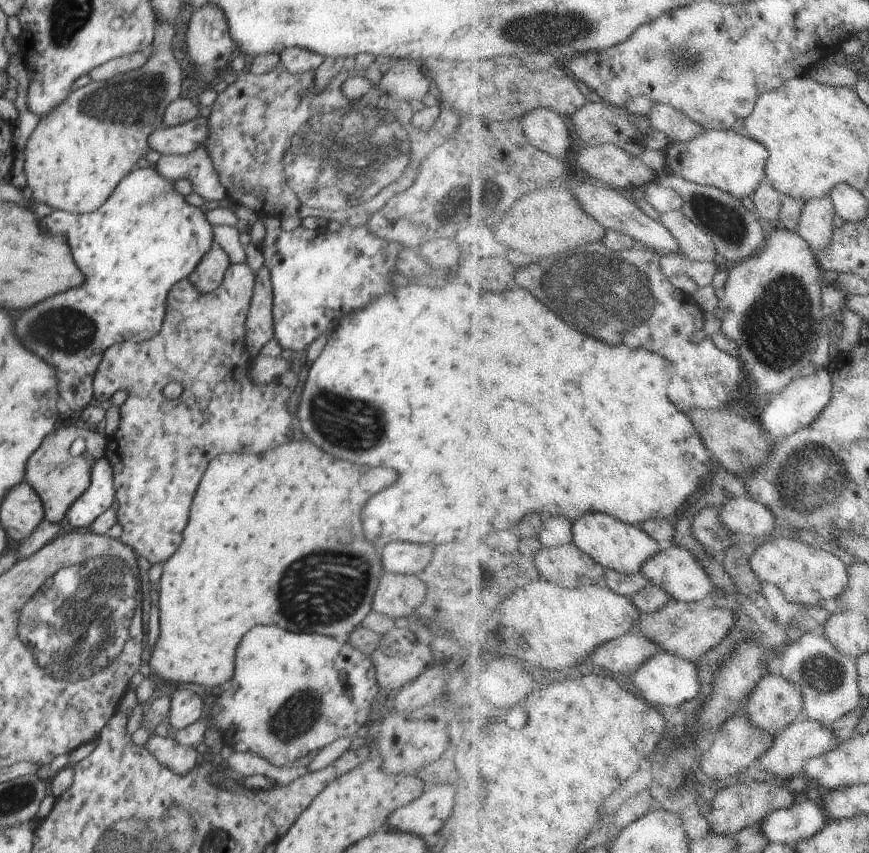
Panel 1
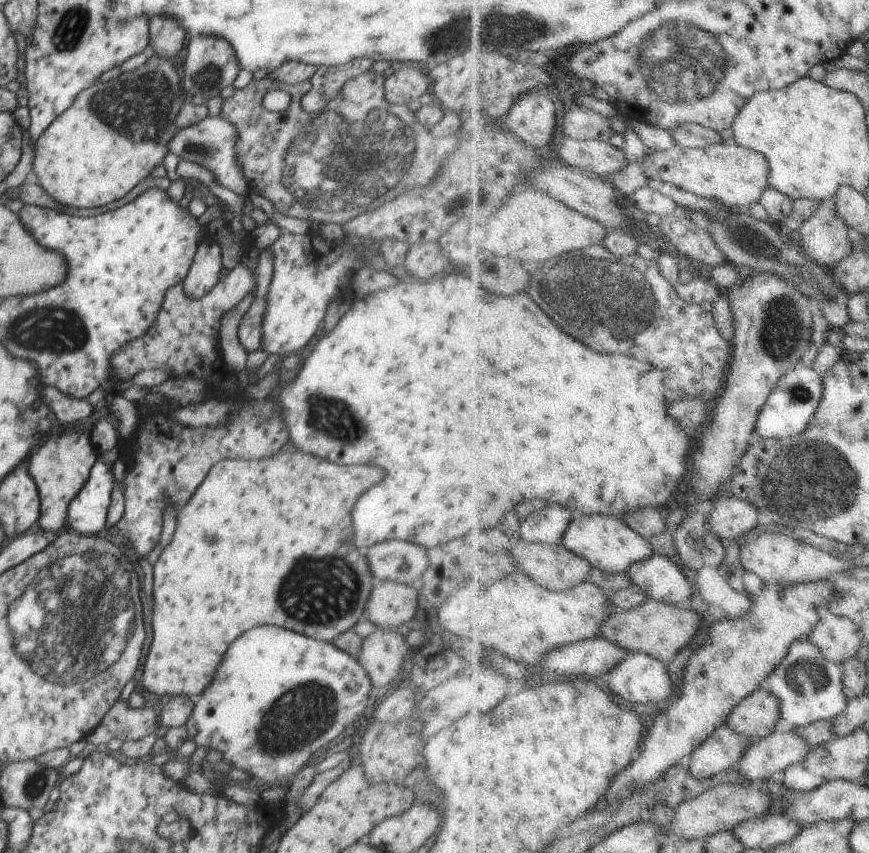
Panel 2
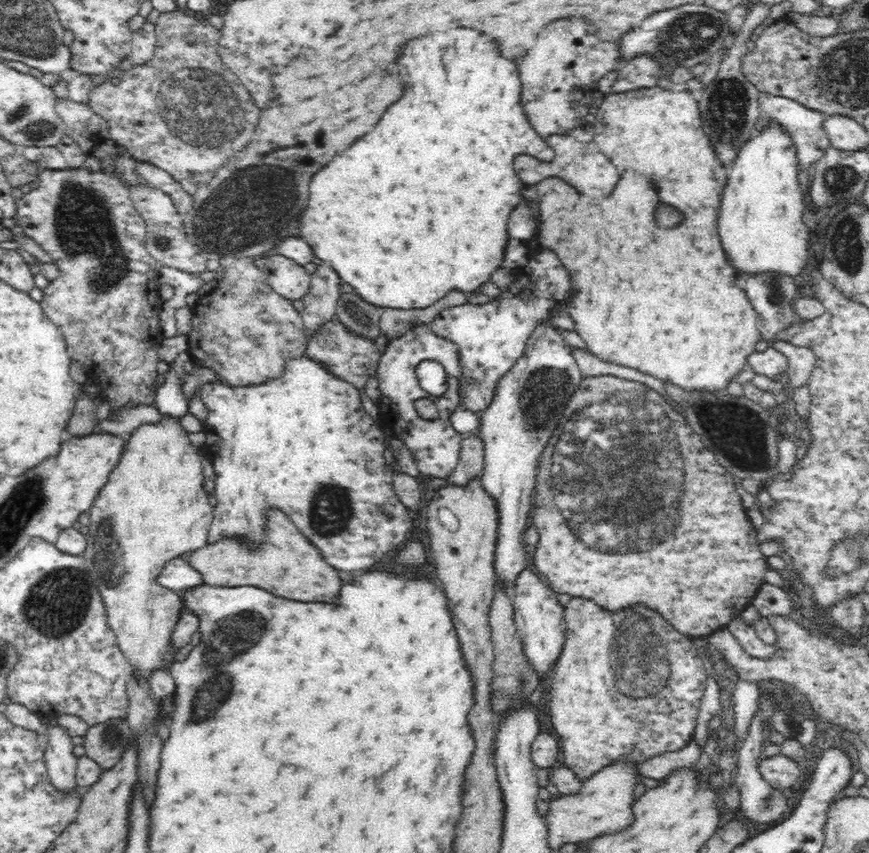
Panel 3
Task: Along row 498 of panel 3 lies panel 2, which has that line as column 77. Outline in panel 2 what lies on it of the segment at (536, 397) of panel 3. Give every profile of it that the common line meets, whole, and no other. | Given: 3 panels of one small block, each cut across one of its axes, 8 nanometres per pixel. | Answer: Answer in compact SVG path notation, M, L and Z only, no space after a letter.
M99 456L82 491L69 505L66 526L82 535L97 535L106 528L114 488L112 464L105 463Z

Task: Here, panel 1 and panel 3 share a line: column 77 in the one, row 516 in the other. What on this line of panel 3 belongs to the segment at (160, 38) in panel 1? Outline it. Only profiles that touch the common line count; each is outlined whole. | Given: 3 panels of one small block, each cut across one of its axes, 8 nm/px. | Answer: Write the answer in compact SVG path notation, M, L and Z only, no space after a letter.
M162 414L162 420L156 424L138 426L126 439L120 462L110 472L108 482L89 510L90 534L86 534L86 550L82 554L86 570L101 594L107 625L115 634L119 649L136 675L146 679L156 670L170 670L166 666L177 662L178 649L172 645L170 634L185 610L182 597L174 589L160 585L156 578L174 558L184 557L207 545L208 530L214 518L208 500L210 494L204 490L201 454L192 446L188 434L180 426L179 418L167 414Z

